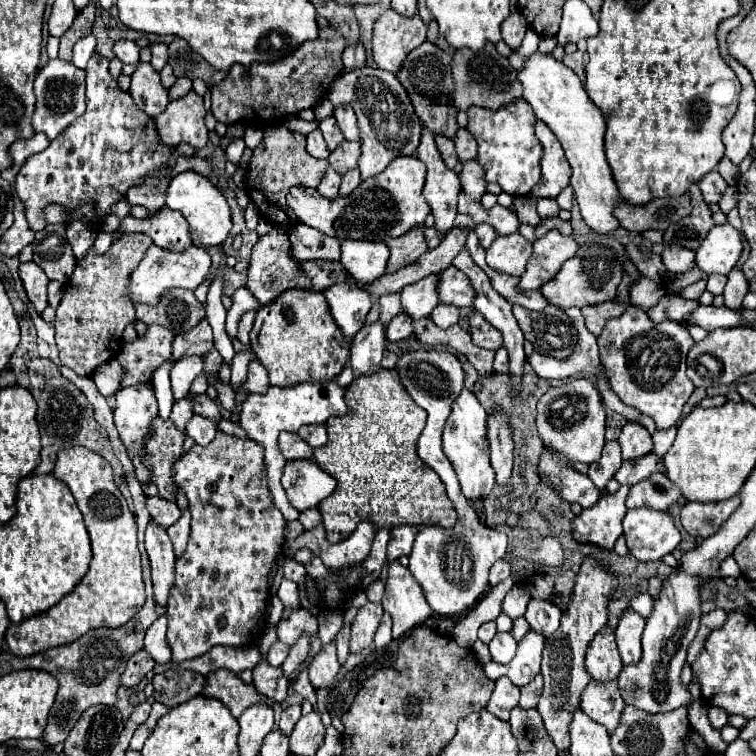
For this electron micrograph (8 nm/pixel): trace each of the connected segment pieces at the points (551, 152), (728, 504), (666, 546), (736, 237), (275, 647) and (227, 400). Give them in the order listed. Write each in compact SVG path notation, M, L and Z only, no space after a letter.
M543 121L535 123L535 137L543 145L543 159L541 159L541 181L531 189L531 199L555 199L567 185L571 177L571 167L563 157L563 147L559 145L557 137L547 129Z
M739 495L727 501L687 501L681 507L681 525L693 537L711 537L719 531L719 527L729 519L729 515L739 507Z
M651 507L627 511L623 517L623 535L629 553L639 561L661 561L661 557L673 553L681 541L673 517Z
M729 223L715 225L707 233L701 247L697 249L695 261L697 261L697 267L707 275L711 273L727 275L737 265L741 251L743 251L741 233Z
M275 641L275 643L269 647L267 661L269 661L273 667L279 667L279 665L283 665L287 653L289 653L289 645L285 645L283 641Z
M216 375L214 380L214 385L218 393L218 400L221 403L221 405L229 410L233 411L235 408L235 397L236 393L231 389L230 385L223 385L221 383L219 376Z

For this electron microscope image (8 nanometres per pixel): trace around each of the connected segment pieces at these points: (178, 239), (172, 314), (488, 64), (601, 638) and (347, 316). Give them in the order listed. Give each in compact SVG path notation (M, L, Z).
M161 209L155 217L147 217L143 221L127 216L121 223L121 229L127 233L137 231L137 233L147 233L157 247L165 247L171 251L183 251L191 247L191 235L189 235L189 225L183 215L171 211L171 209Z
M167 289L157 305L135 303L137 319L151 325L151 321L159 321L159 325L167 325L167 329L179 333L195 327L203 317L205 309L195 299L193 291L187 289Z
M485 45L485 49L481 51L459 49L453 57L453 77L455 77L455 107L459 111L467 111L471 105L497 111L521 99L523 95L523 87L517 79L517 71L511 67L507 57L501 57L497 53L495 45Z
M605 625L591 641L585 657L587 671L591 673L593 679L597 681L607 681L611 677L617 677L623 663L617 651L617 643L613 637L613 629Z
M339 283L331 285L331 289L325 291L325 297L343 335L347 339L353 339L355 333L363 327L365 317L373 305L371 295L357 285Z

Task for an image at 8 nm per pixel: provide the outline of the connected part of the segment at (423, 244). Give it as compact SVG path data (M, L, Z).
M413 227L401 237L387 237L385 245L391 251L387 271L395 273L405 265L411 265L427 251L427 239L423 233L423 227Z

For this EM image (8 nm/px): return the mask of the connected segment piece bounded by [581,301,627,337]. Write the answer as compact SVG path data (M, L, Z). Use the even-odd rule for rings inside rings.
M607 301L607 303L599 303L599 305L587 305L583 307L583 315L587 321L587 329L597 337L605 325L607 319L619 317L623 315L627 309L627 305L621 305L619 301Z

